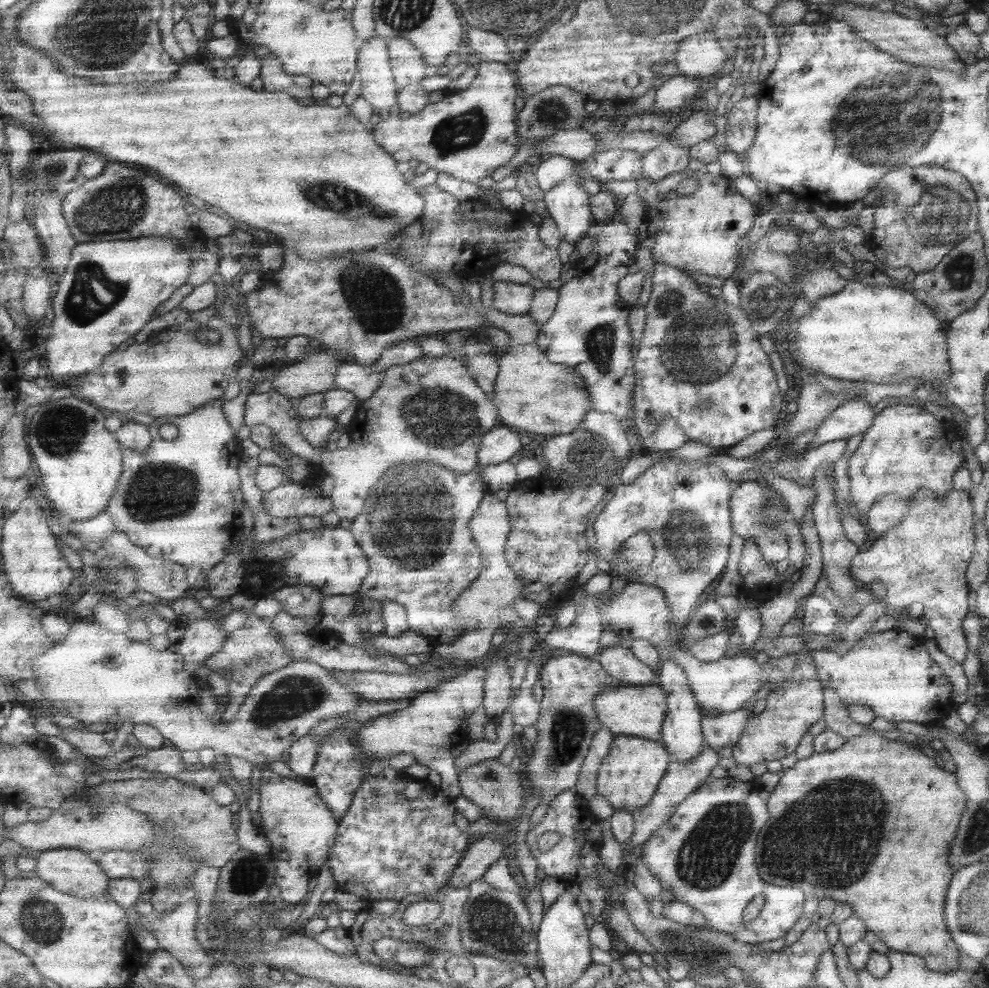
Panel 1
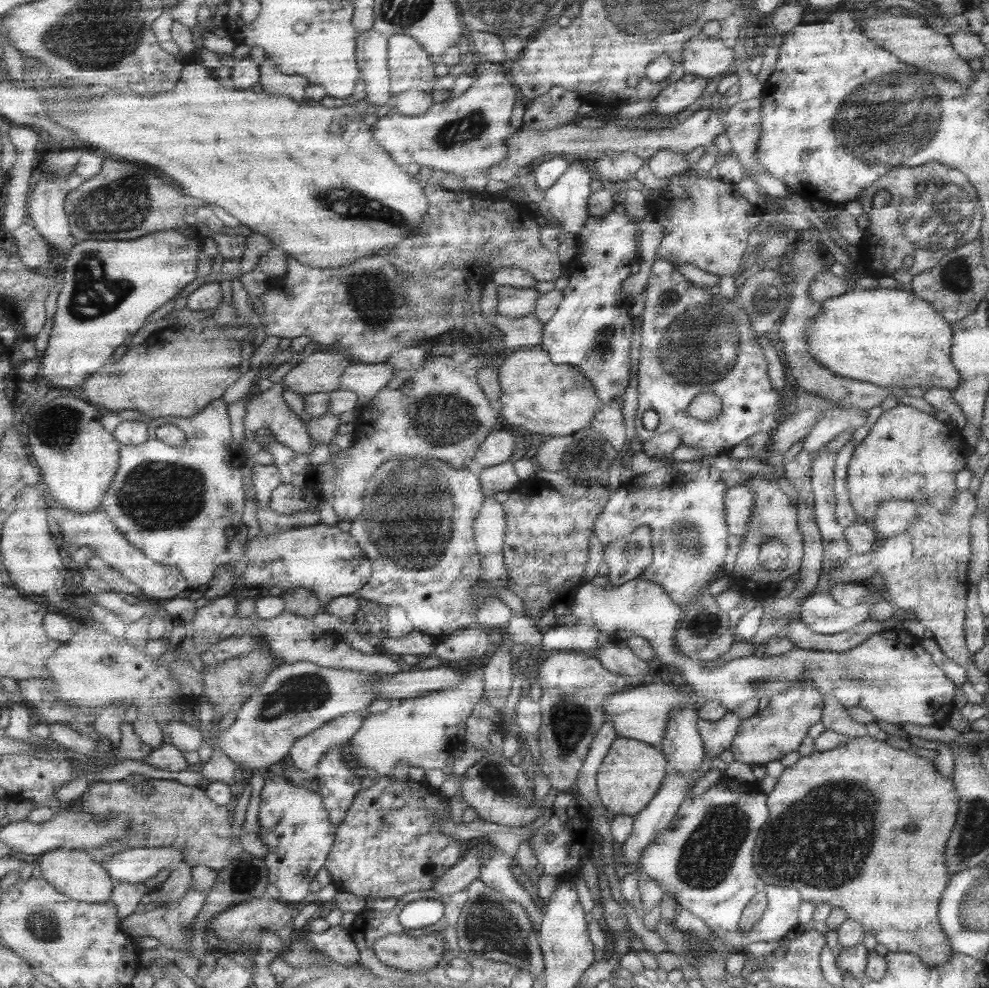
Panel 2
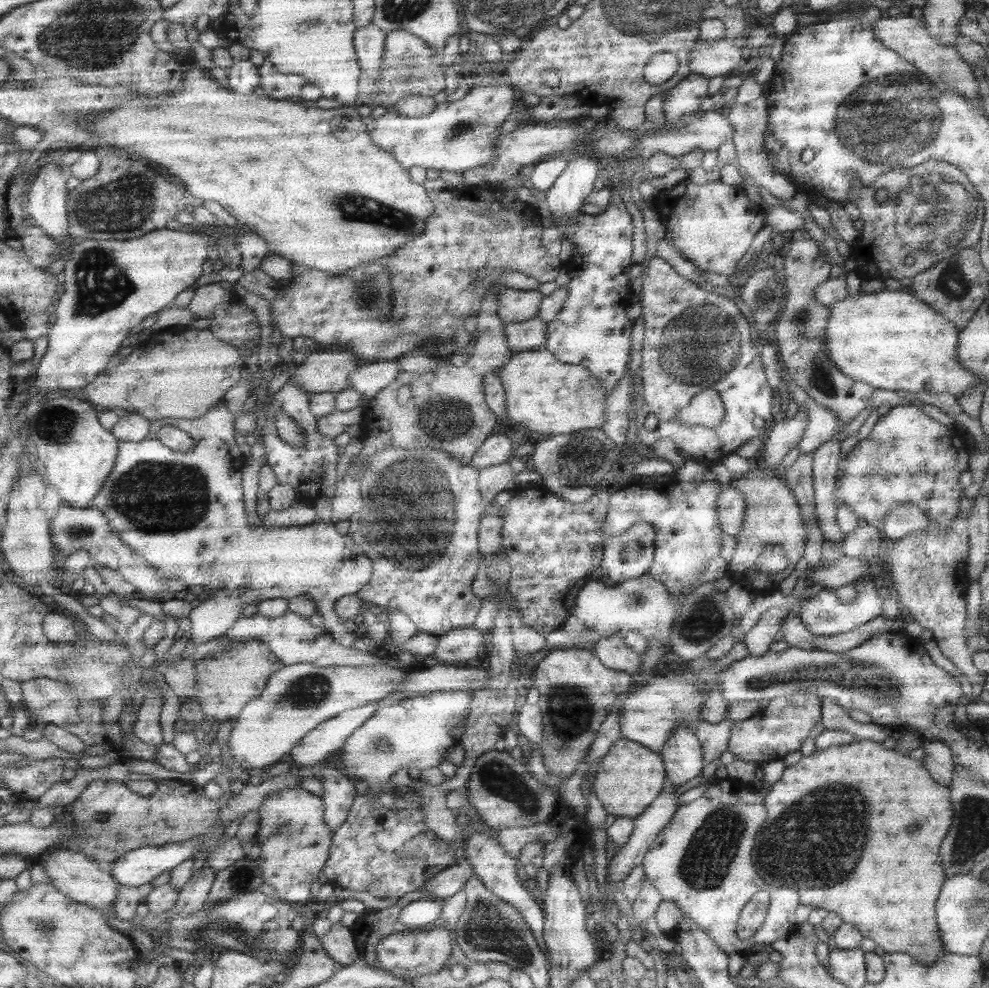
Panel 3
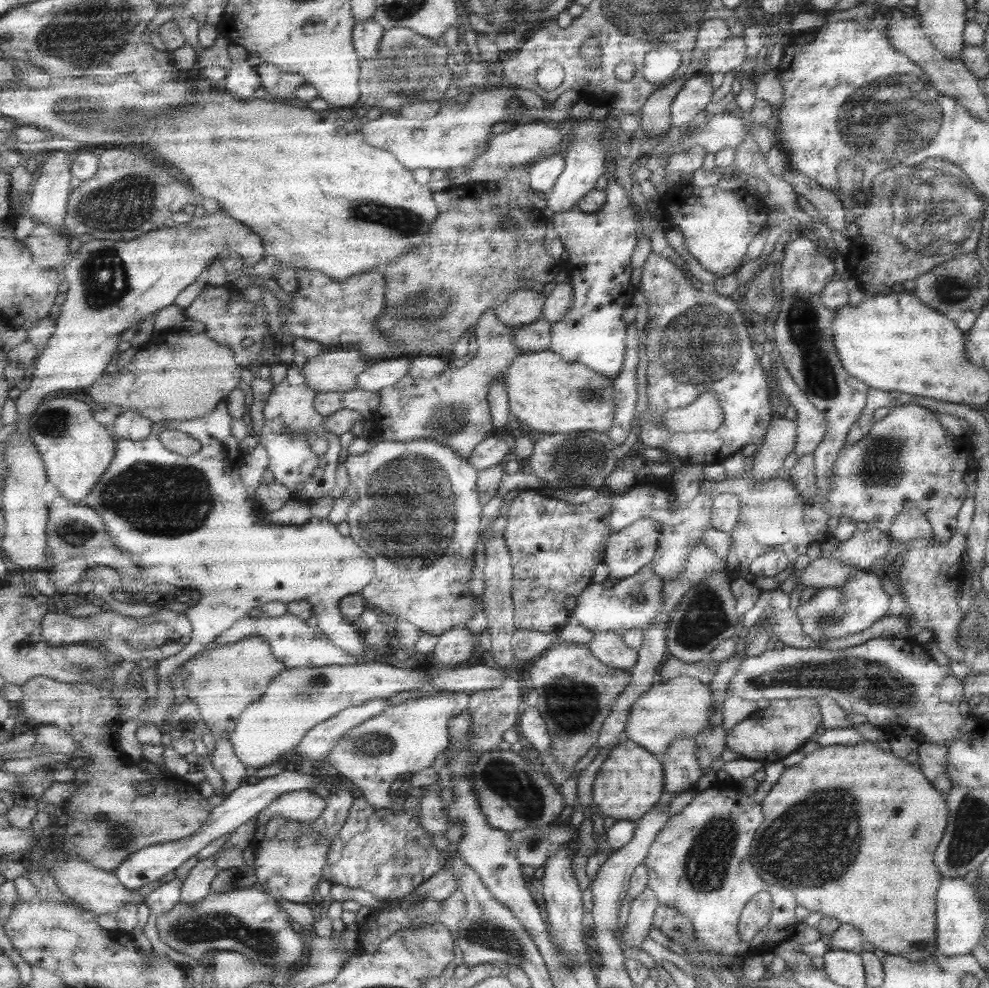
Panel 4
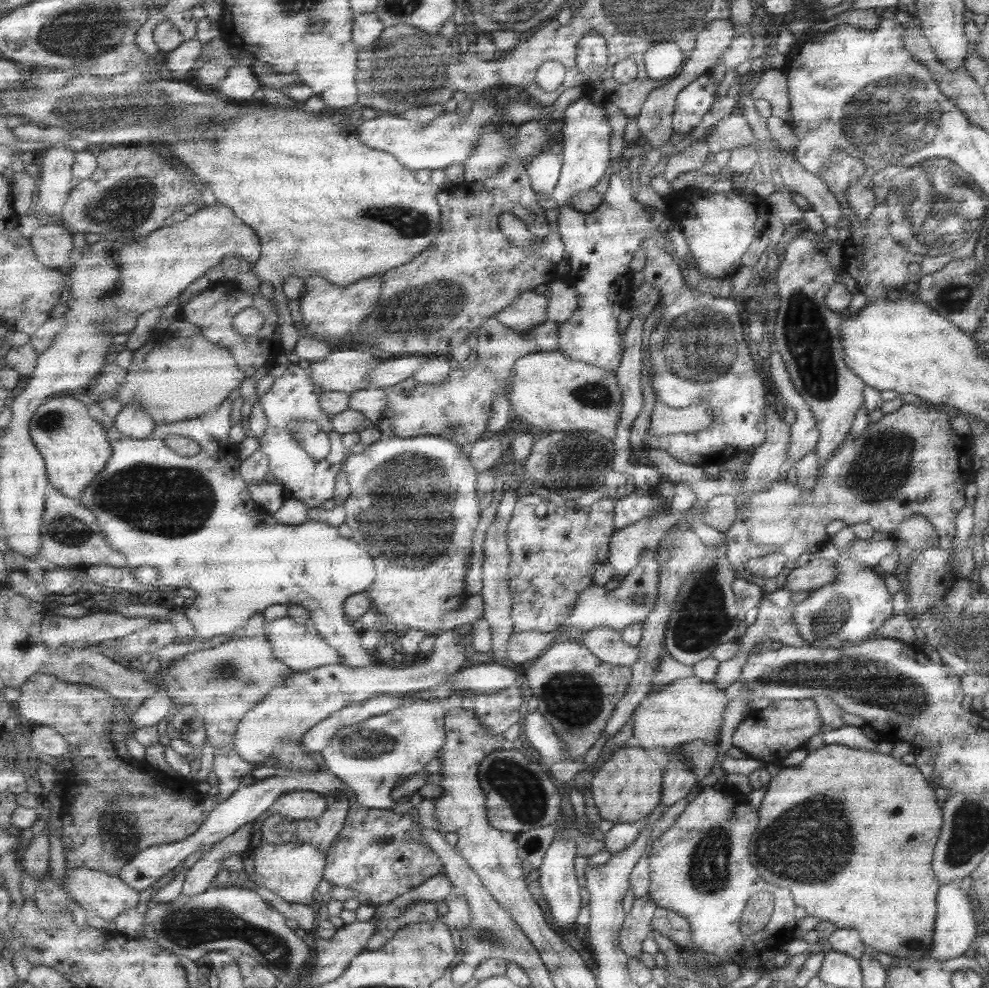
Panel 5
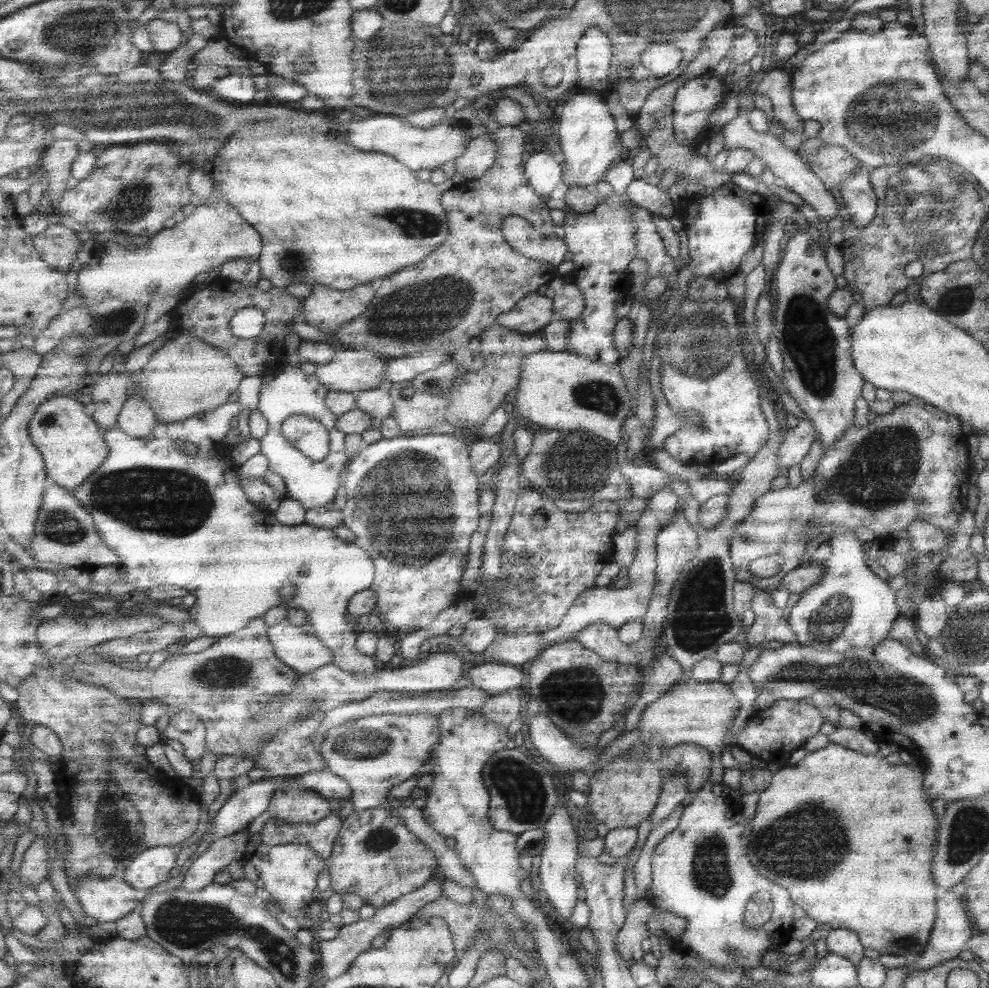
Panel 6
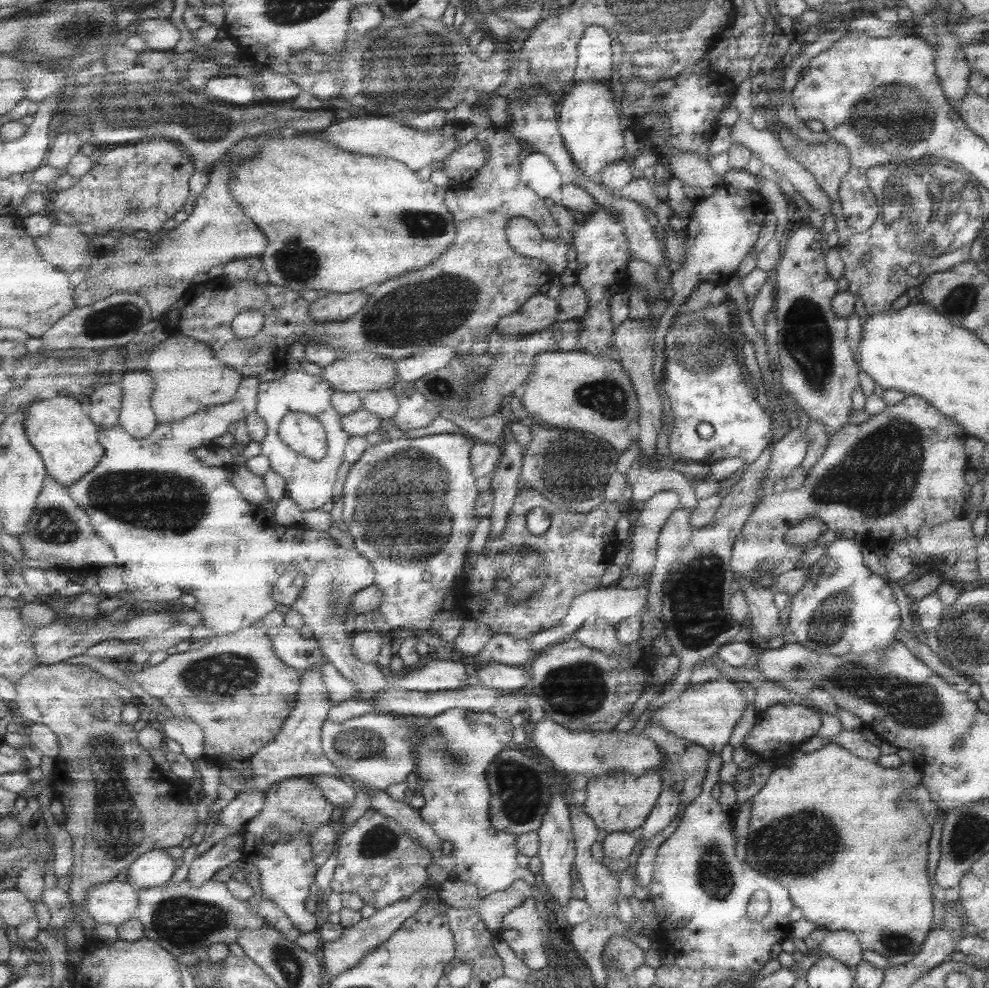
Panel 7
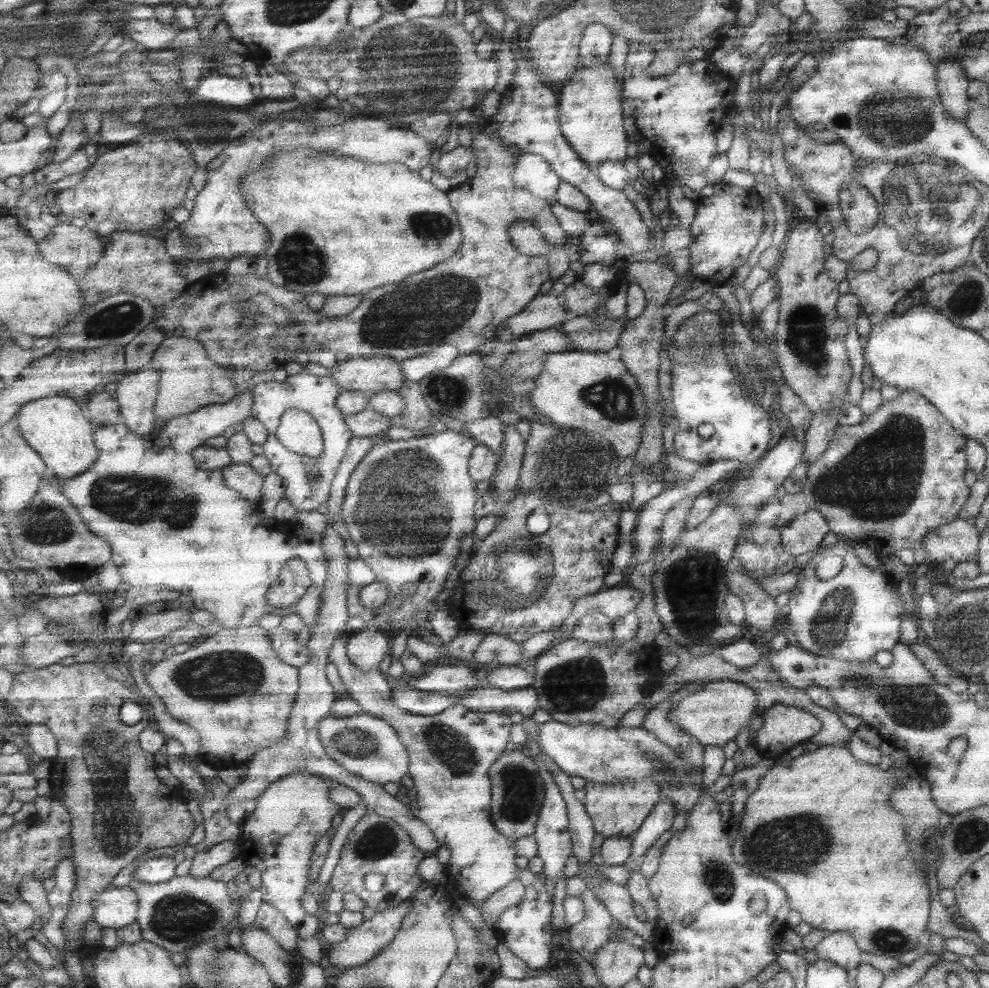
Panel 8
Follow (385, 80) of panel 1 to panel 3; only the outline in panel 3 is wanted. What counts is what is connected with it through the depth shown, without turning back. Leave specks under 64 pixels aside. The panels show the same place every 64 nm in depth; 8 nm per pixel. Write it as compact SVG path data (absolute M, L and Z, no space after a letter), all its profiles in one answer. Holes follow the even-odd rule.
M371 23L358 28L354 43L361 68L369 77L378 79L387 33Z

